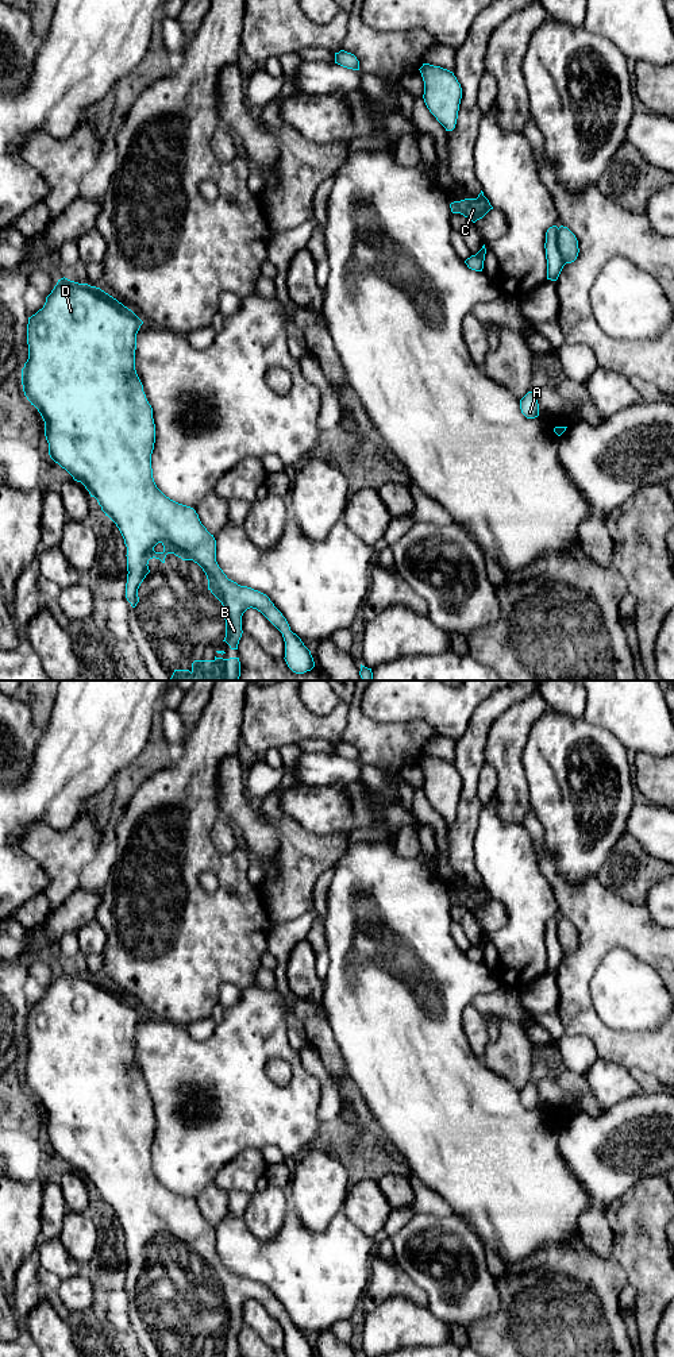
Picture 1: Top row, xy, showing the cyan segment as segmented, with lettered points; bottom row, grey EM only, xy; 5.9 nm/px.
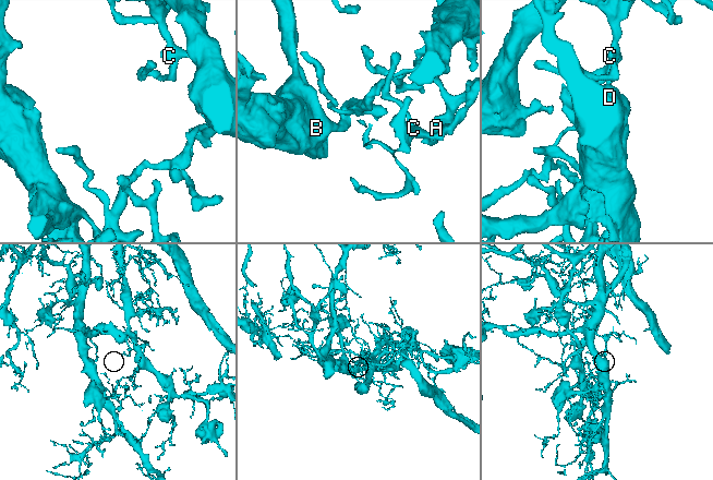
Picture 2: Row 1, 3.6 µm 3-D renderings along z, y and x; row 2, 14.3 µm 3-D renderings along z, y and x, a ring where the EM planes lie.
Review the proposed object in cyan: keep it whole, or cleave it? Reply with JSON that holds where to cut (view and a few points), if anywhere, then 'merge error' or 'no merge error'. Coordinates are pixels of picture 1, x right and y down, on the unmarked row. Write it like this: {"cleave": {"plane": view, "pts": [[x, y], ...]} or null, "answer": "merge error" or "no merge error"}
{"cleave": {"plane": "xy", "pts": [[558, 920], [558, 941], [566, 953]]}, "answer": "merge error"}

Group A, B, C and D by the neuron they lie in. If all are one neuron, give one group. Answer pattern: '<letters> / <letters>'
A / B C D

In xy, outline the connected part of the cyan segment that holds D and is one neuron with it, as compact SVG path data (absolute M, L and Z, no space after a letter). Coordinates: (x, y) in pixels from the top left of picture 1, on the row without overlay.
M68 969L58 971L46 988L42 1001L28 1009L27 1036L28 1050L22 1060L22 1076L27 1091L41 1105L45 1113L45 1127L49 1146L65 1160L74 1172L81 1173L101 1198L101 1202L119 1219L127 1238L126 1289L132 1299L139 1294L138 1280L150 1264L149 1252L155 1249L165 1254L167 1245L182 1252L193 1252L207 1267L208 1281L222 1294L226 1311L226 1333L231 1341L238 1341L242 1329L242 1307L253 1299L261 1303L281 1325L285 1333L285 1353L288 1357L315 1357L311 1342L301 1330L290 1322L282 1304L270 1289L251 1279L240 1277L227 1269L216 1253L216 1231L201 1215L199 1206L190 1198L166 1188L155 1176L151 1160L151 1145L155 1134L153 1099L143 1083L143 1076L135 1061L136 1025L143 1013L116 990L88 975Z

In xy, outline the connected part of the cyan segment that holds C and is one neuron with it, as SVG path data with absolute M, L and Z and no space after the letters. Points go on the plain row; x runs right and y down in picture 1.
M482 882L477 890L454 893L450 895L450 899L452 905L461 905L473 914L482 910L490 901L493 901Z

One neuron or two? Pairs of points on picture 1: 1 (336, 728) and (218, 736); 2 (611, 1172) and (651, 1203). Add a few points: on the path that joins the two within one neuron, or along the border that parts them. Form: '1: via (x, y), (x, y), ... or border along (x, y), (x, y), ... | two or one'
1: border along (243, 712), (241, 737) | two
2: border along (659, 1175), (640, 1178), (605, 1207) | two

